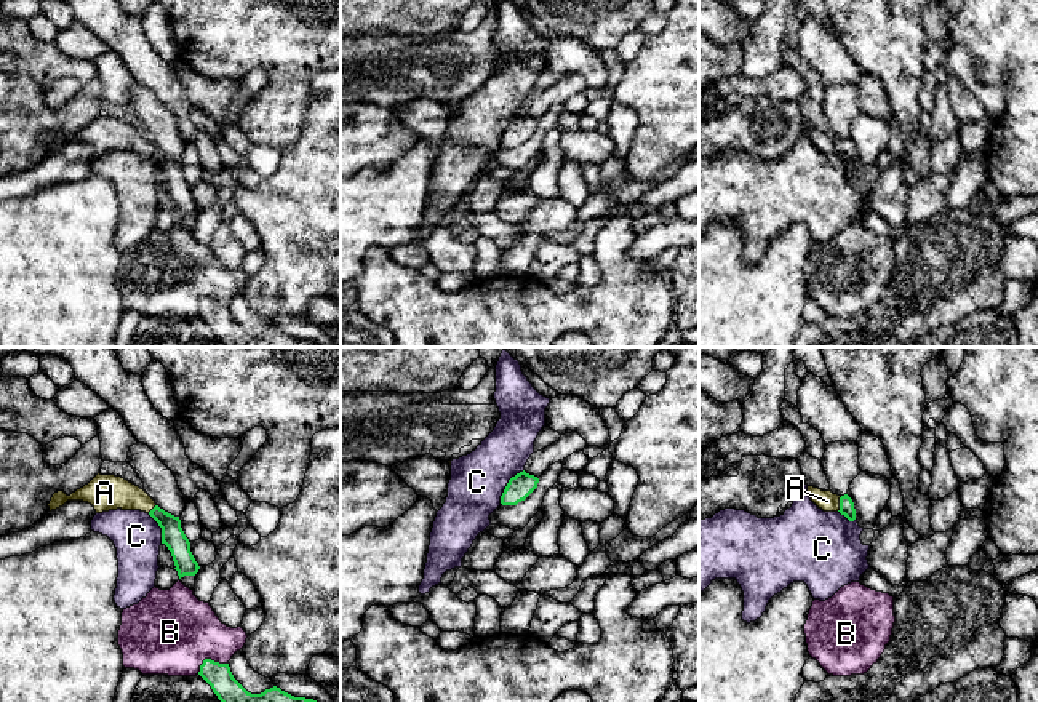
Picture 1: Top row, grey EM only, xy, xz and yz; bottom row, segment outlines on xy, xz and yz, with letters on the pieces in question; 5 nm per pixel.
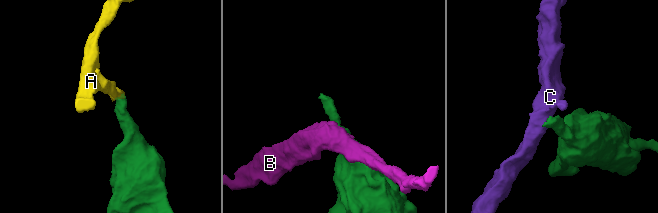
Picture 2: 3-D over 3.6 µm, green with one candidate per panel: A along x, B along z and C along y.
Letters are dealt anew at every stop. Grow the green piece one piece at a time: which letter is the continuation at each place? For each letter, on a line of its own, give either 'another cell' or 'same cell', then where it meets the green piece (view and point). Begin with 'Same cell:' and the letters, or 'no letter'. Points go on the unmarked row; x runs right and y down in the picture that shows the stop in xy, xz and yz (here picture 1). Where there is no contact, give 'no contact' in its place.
Same cell: A
A: same cell; meets green in yz at (840, 146)
B: another cell; meets green in xy at (208, 301)
C: another cell; meets green in xz at (507, 127)

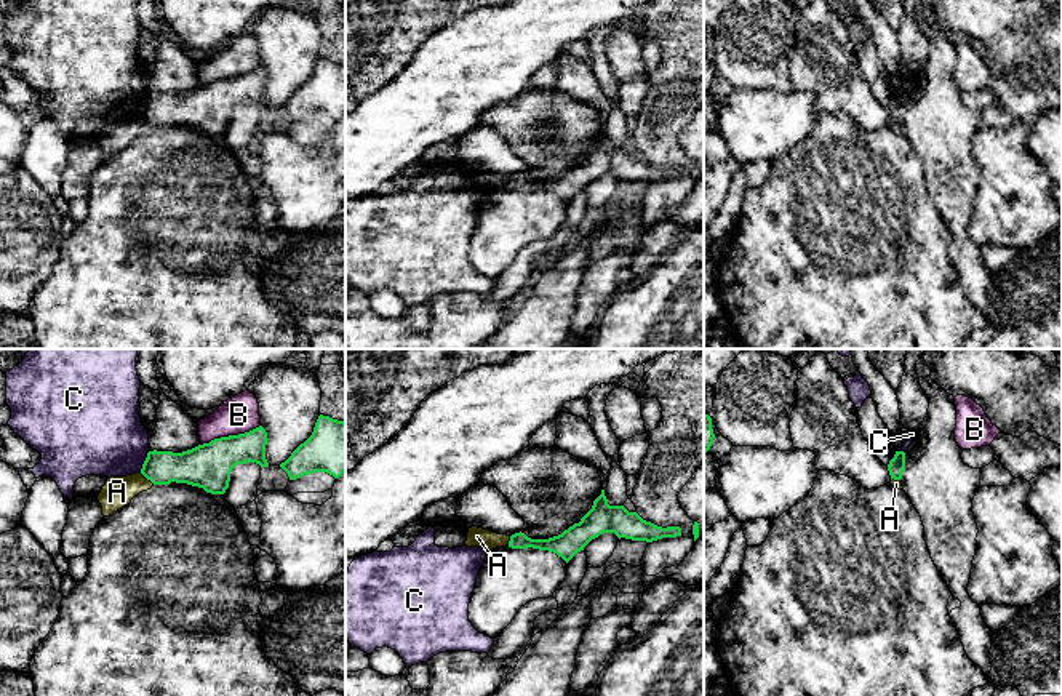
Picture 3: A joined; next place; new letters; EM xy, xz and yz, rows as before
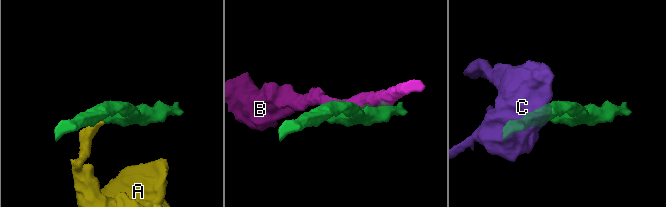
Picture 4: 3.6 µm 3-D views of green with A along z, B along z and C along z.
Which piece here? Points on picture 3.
Same cell: no letter
A: another cell; meets green in xy at (147, 120)
B: another cell; meets green in xy at (231, 77)
C: another cell; meets green in xy at (144, 103)

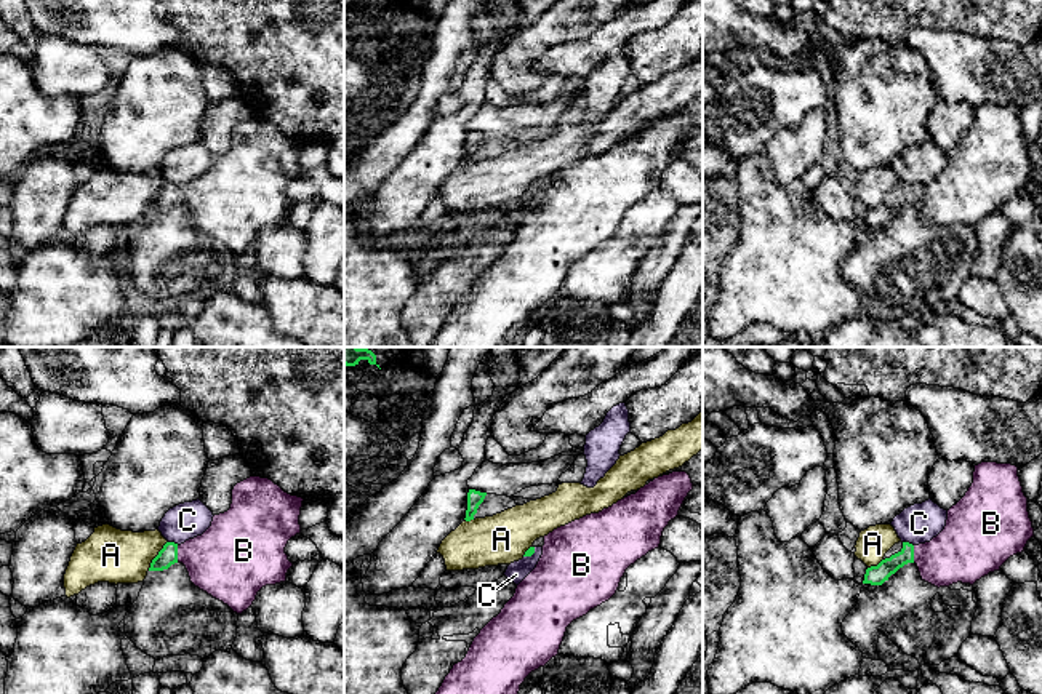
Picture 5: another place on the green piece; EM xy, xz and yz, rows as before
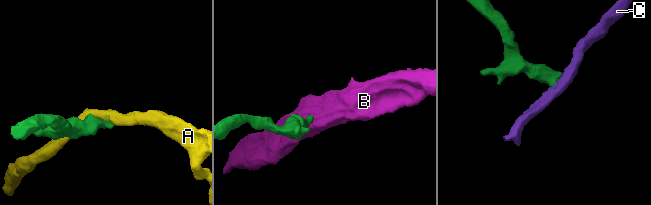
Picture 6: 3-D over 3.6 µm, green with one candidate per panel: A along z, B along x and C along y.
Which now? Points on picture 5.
Same cell: B
A: another cell; meets green in xy at (157, 197)
B: same cell; meets green in yz at (913, 195)
C: another cell; meets green in yz at (908, 184)

